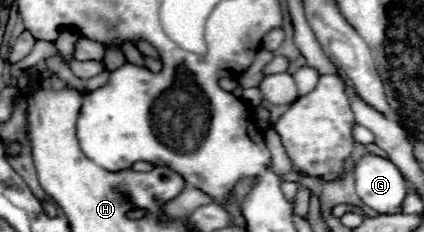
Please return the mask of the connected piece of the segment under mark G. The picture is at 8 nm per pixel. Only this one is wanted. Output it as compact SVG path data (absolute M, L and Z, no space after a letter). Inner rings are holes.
M364 156L356 166L356 192L378 214L400 214L408 194L402 172L384 158Z

